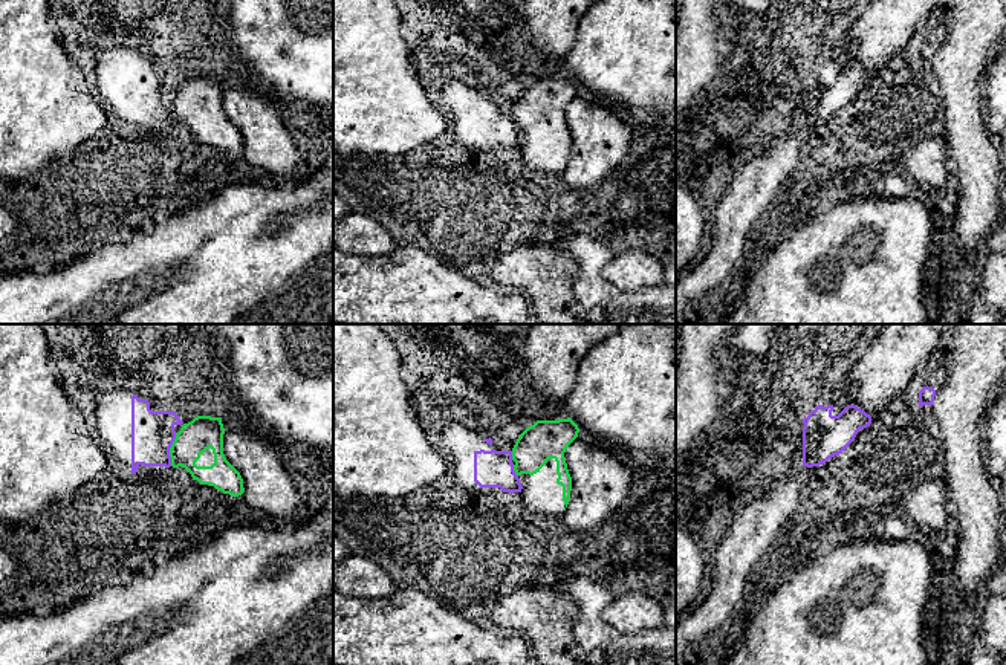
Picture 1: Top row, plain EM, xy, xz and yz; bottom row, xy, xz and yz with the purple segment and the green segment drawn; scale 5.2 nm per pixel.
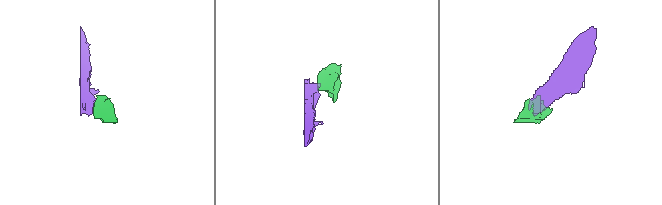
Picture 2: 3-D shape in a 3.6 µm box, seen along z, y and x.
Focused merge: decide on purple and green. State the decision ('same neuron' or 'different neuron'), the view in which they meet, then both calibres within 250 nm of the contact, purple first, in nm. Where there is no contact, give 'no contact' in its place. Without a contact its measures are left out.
different neuron; contact in xy; calibres 220 and 180 nm

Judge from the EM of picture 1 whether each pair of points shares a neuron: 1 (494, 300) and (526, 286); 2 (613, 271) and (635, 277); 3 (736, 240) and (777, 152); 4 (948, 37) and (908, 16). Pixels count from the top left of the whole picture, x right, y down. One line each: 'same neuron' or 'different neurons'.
1: different neurons
2: same neuron
3: same neuron
4: different neurons

